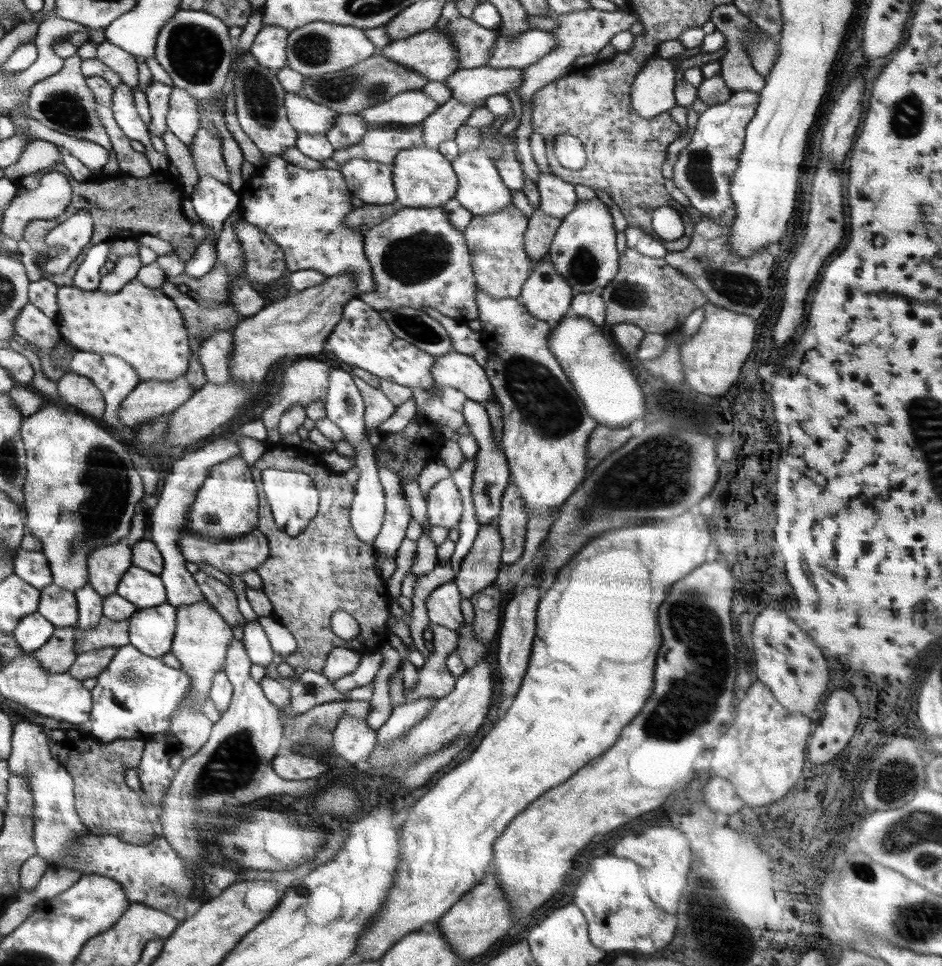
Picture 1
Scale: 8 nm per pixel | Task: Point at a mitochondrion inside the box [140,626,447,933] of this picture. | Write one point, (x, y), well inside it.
(233, 764)

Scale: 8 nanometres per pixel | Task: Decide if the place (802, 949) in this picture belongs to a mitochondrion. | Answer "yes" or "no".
no

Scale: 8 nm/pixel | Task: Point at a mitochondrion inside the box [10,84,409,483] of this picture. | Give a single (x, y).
(63, 108)

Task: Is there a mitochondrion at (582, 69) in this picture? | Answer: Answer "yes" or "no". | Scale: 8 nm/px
no

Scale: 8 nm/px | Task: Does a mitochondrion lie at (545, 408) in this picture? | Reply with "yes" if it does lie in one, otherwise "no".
yes

